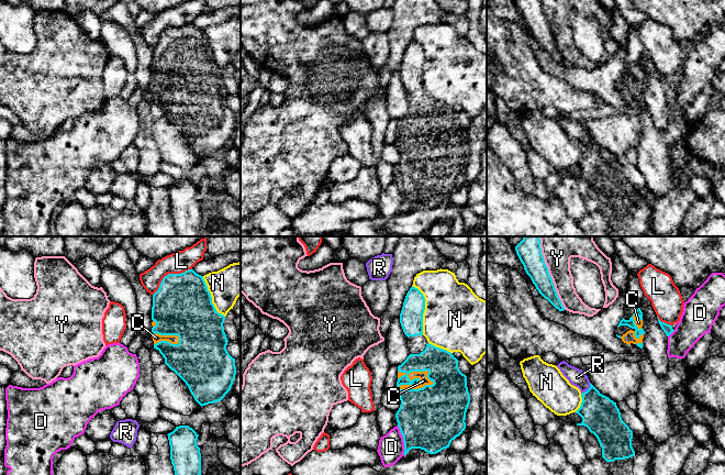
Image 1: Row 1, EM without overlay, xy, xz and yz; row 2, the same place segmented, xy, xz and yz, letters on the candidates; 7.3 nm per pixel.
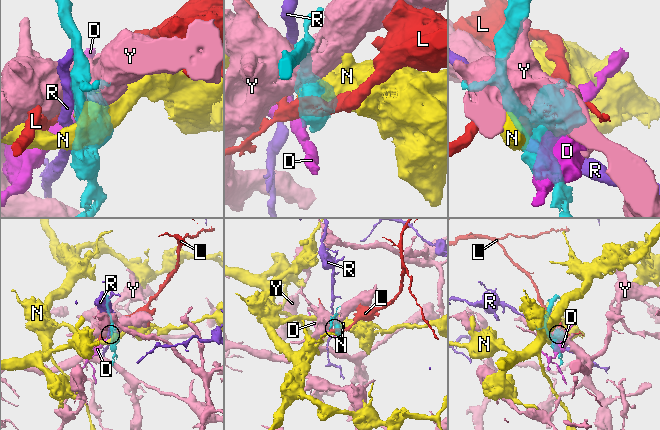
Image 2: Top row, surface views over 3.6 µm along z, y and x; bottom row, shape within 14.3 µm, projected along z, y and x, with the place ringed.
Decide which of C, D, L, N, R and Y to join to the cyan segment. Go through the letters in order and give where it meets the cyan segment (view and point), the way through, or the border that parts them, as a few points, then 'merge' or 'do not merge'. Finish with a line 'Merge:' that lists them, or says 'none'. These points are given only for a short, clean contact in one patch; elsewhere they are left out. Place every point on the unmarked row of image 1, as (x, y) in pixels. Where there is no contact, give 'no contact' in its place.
C: meets cyan in xz at (415, 143); merge
D: meets cyan in xz at (403, 194); border along xz (397, 179), (402, 190), (404, 208); do not merge
L: meets cyan in xy at (168, 28); do not merge
N: meets cyan in xz at (424, 63); do not merge
R: meets cyan in yz at (588, 143); border along yz (590, 136), (590, 140), (581, 147); do not merge
Y: meets cyan in yz at (550, 32); do not merge
Merge: C

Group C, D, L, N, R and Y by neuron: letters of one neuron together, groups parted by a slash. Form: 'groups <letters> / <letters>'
groups C / D / L / N / R / Y

